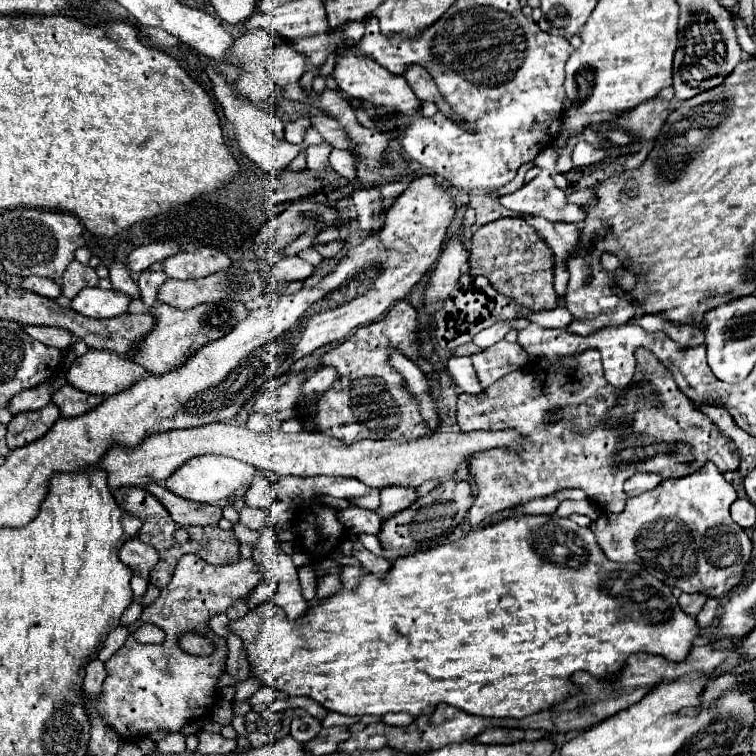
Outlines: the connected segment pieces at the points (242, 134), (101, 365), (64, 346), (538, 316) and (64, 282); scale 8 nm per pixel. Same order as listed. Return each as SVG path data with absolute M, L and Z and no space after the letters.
M205 65L205 71L207 71L209 79L213 81L213 91L215 91L217 101L223 105L225 117L227 117L227 119L233 123L233 127L235 127L235 141L239 143L239 149L241 149L243 155L247 155L253 163L257 163L259 167L263 167L264 171L271 171L271 173L281 173L281 171L285 171L285 169L291 165L291 161L297 157L297 153L311 145L319 144L323 141L318 131L310 127L304 141L300 145L287 143L285 137L283 137L283 123L281 123L275 115L269 115L269 113L265 113L263 109L259 109L257 105L253 105L253 103L249 103L249 101L237 97L235 91L233 91L233 87L225 81L225 77L221 77L221 75L215 73L215 67L213 67L213 65Z
M89 349L85 355L73 361L67 381L75 389L91 395L115 395L123 389L129 389L143 375L145 369L127 357L111 351Z
M25 325L23 327L27 335L31 335L33 339L41 341L43 345L49 347L57 347L61 351L67 351L73 345L73 335L65 329L57 329L57 327L37 327L37 325Z
M533 311L533 317L529 315L529 319L541 327L559 327L559 329L567 329L569 325L569 319L567 315L559 315L557 311L555 313L549 313L549 311Z
M73 261L67 267L67 271L65 271L63 279L61 279L61 289L63 289L63 295L67 299L73 299L81 289L97 287L97 281L99 281L99 277L97 277L93 267L81 265L79 261Z

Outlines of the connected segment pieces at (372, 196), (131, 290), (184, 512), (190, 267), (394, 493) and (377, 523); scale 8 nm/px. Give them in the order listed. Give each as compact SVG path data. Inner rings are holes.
M355 189L353 193L353 205L359 213L359 227L361 229L373 229L377 233L383 225L383 215L379 213L381 201L379 201L379 189Z
M113 263L113 265L109 267L109 271L111 271L111 277L109 277L109 279L111 279L111 283L113 283L113 289L119 291L119 293L123 293L123 295L127 295L127 297L133 299L133 301L137 301L137 299L139 299L139 287L137 287L137 283L131 279L127 267L121 265L121 263Z
M151 483L145 487L151 495L157 495L161 505L169 511L171 519L179 525L215 525L221 519L221 509L205 503L187 501L167 491L163 485Z
M201 247L193 253L181 251L177 255L171 255L163 261L163 265L165 273L173 279L193 279L227 269L231 265L231 259L215 247Z
M385 487L381 489L381 507L377 513L381 519L387 519L415 503L417 497L417 487Z
M347 507L343 511L337 511L337 519L341 519L341 523L353 535L359 535L359 533L377 535L381 527L381 519L377 517L377 513L361 509L361 507Z

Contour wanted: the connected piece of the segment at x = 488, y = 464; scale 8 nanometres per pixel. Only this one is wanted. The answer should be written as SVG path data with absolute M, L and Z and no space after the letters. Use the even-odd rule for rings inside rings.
M639 347L635 357L637 369L633 381L619 395L613 395L617 405L601 411L599 419L589 419L587 415L579 419L585 421L583 425L575 423L565 433L547 435L545 431L523 447L483 451L469 459L469 473L479 489L479 497L475 497L469 509L471 525L479 525L485 517L533 497L545 497L567 487L583 489L605 513L619 513L627 501L623 483L637 471L653 471L665 479L679 479L699 471L707 461L713 461L721 473L739 469L734 443L725 439L697 405L681 395L671 373L659 359L645 347Z

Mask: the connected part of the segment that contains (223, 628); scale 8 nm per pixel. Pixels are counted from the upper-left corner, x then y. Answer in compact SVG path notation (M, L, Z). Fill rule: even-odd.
M217 614L209 620L208 625L215 634L226 639L229 635L229 622L225 614Z

